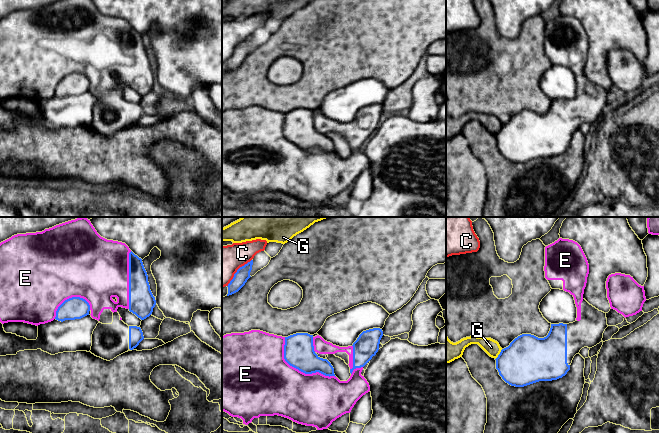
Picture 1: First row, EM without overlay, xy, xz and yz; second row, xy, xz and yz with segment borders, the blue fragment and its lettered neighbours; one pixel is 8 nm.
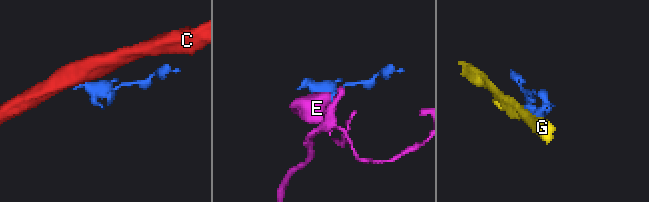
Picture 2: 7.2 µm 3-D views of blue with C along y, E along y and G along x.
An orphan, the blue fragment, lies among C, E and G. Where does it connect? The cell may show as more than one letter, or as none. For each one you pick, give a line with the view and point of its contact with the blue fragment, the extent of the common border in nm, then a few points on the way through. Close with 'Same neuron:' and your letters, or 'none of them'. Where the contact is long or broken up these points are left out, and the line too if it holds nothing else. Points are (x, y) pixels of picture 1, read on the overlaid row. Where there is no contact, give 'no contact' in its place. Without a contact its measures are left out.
E: contact xz (299, 370); length 550 nm
Same neuron: E

